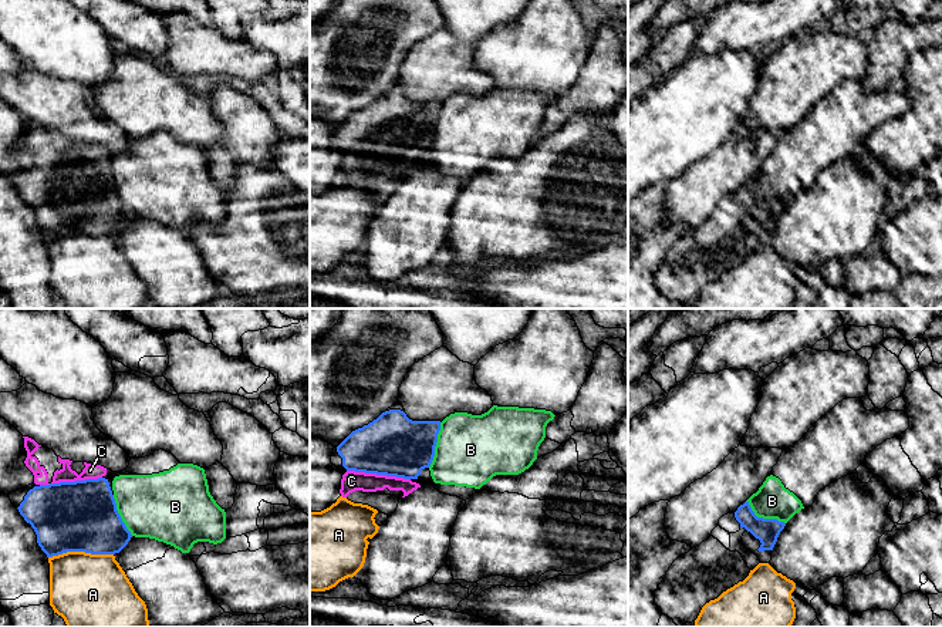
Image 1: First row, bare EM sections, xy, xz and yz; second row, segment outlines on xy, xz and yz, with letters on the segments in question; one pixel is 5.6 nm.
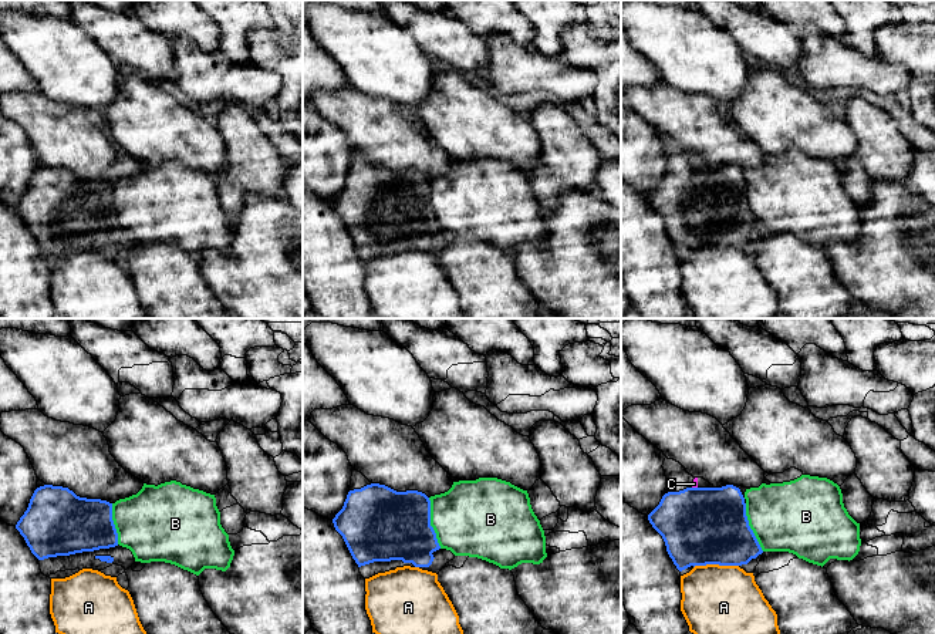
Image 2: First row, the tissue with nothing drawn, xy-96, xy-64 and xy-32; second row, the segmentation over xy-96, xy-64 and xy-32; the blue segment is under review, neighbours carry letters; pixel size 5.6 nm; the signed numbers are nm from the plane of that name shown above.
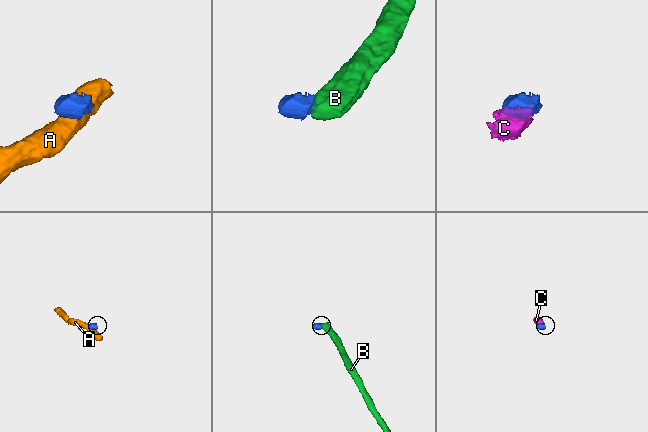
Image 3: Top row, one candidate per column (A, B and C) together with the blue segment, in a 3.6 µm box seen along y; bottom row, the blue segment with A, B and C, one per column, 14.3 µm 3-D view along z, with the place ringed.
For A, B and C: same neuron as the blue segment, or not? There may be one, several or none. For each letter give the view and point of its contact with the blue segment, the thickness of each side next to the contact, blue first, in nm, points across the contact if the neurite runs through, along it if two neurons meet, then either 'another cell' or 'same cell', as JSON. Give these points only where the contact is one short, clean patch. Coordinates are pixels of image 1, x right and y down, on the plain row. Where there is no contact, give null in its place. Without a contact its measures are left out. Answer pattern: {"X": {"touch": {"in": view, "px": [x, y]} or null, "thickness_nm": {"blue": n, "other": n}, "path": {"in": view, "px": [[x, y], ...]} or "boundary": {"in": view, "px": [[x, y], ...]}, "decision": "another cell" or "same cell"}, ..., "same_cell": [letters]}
{"A": {"touch": {"in": "xy", "px": [80, 232]}, "thickness_nm": {"blue": 400, "other": 440}, "decision": "another cell"}, "B": {"touch": {"in": "xz", "px": [435, 127]}, "thickness_nm": {"blue": 340, "other": 400}, "boundary": {"in": "xz", "px": [[441, 104], [435, 137], [428, 148]]}, "decision": "another cell"}, "C": {"touch": {"in": "xz", "px": [378, 155]}, "thickness_nm": {"blue": 340, "other": 120}, "path": {"in": "xz", "px": [[394, 127], [378, 142], [378, 155], [363, 155], [351, 162]]}, "decision": "same cell"}, "same_cell": ["C"]}

